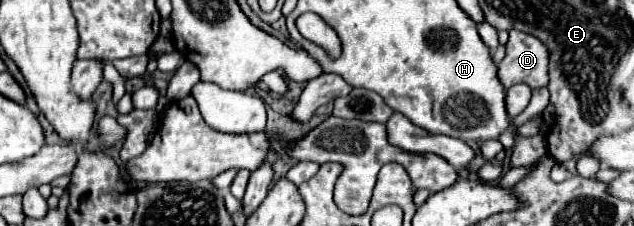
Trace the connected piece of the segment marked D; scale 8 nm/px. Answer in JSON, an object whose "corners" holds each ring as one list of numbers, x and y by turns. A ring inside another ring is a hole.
{"corners":[[512,29,498,77,504,87,516,83,526,83,532,89,544,87,548,83,548,47,534,35]]}

